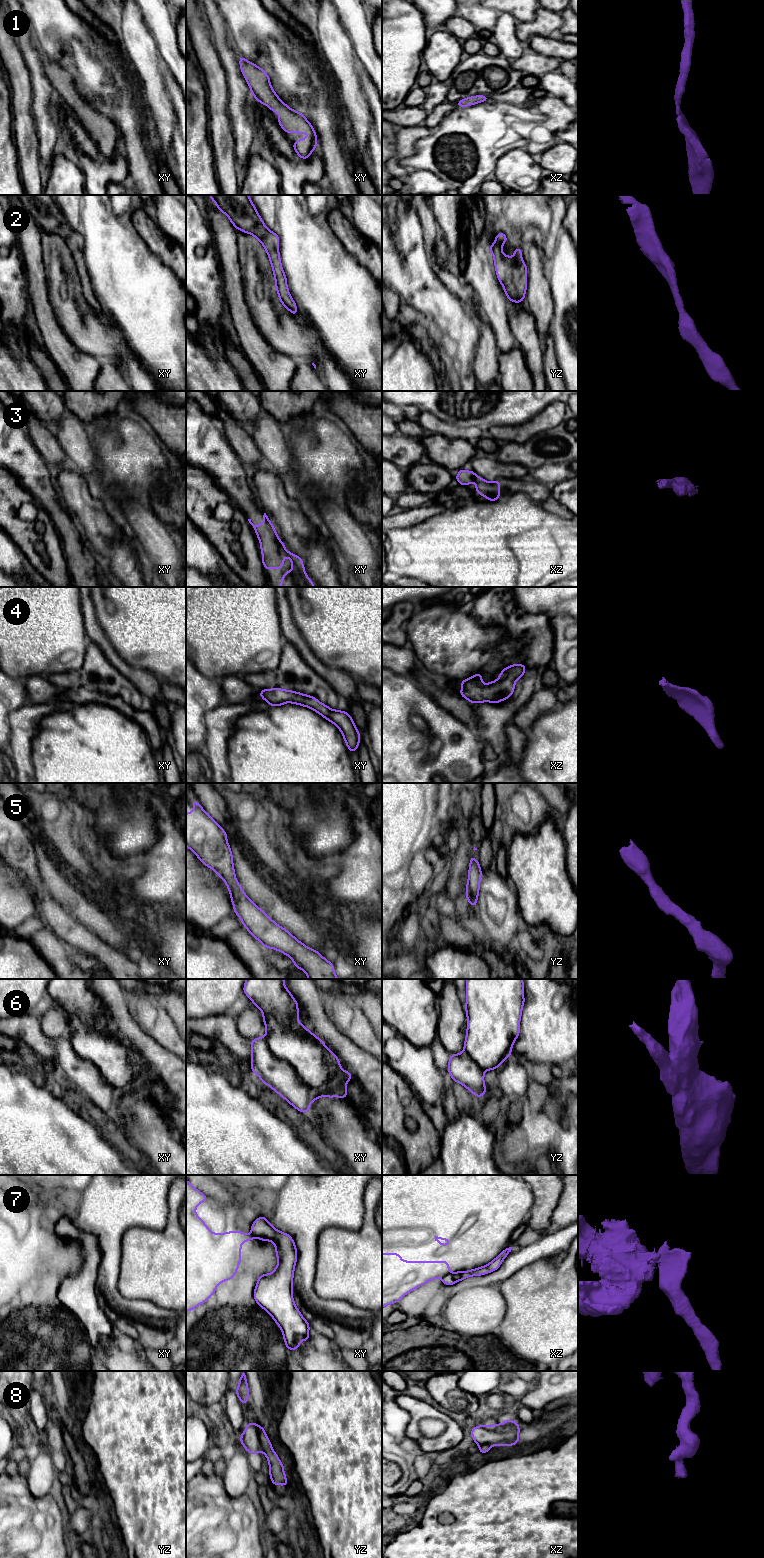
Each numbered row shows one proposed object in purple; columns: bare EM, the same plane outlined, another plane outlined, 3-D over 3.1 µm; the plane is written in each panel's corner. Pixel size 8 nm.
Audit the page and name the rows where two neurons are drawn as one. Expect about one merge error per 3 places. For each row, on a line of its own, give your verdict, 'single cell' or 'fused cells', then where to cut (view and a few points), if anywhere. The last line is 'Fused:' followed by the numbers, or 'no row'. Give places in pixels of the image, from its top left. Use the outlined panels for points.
1: single cell; no cut
2: single cell; no cut
3: single cell; no cut
4: single cell; no cut
5: single cell; no cut
6: fused cells; cut in xy along (263, 1037), (269, 1050), (294, 1069), (308, 1088), (312, 1100)
7: fused cells; cut in xz along (449, 1272), (443, 1278)
8: fused cells; cut in yz along (253, 1424), (257, 1431), (260, 1450)
Fused: 6, 7, 8

